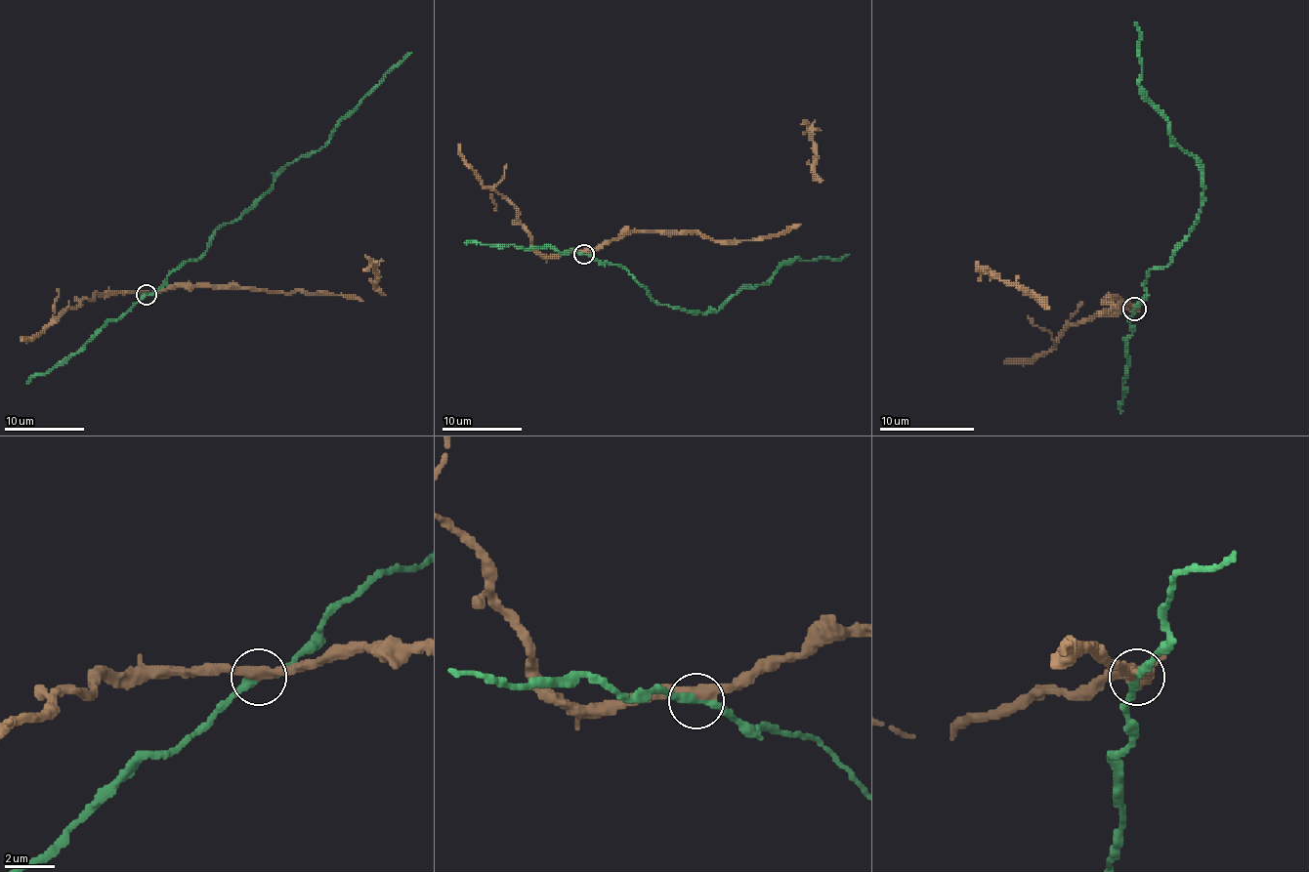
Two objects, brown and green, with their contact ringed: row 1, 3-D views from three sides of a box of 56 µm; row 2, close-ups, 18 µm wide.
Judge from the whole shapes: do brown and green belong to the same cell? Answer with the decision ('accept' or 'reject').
reject

